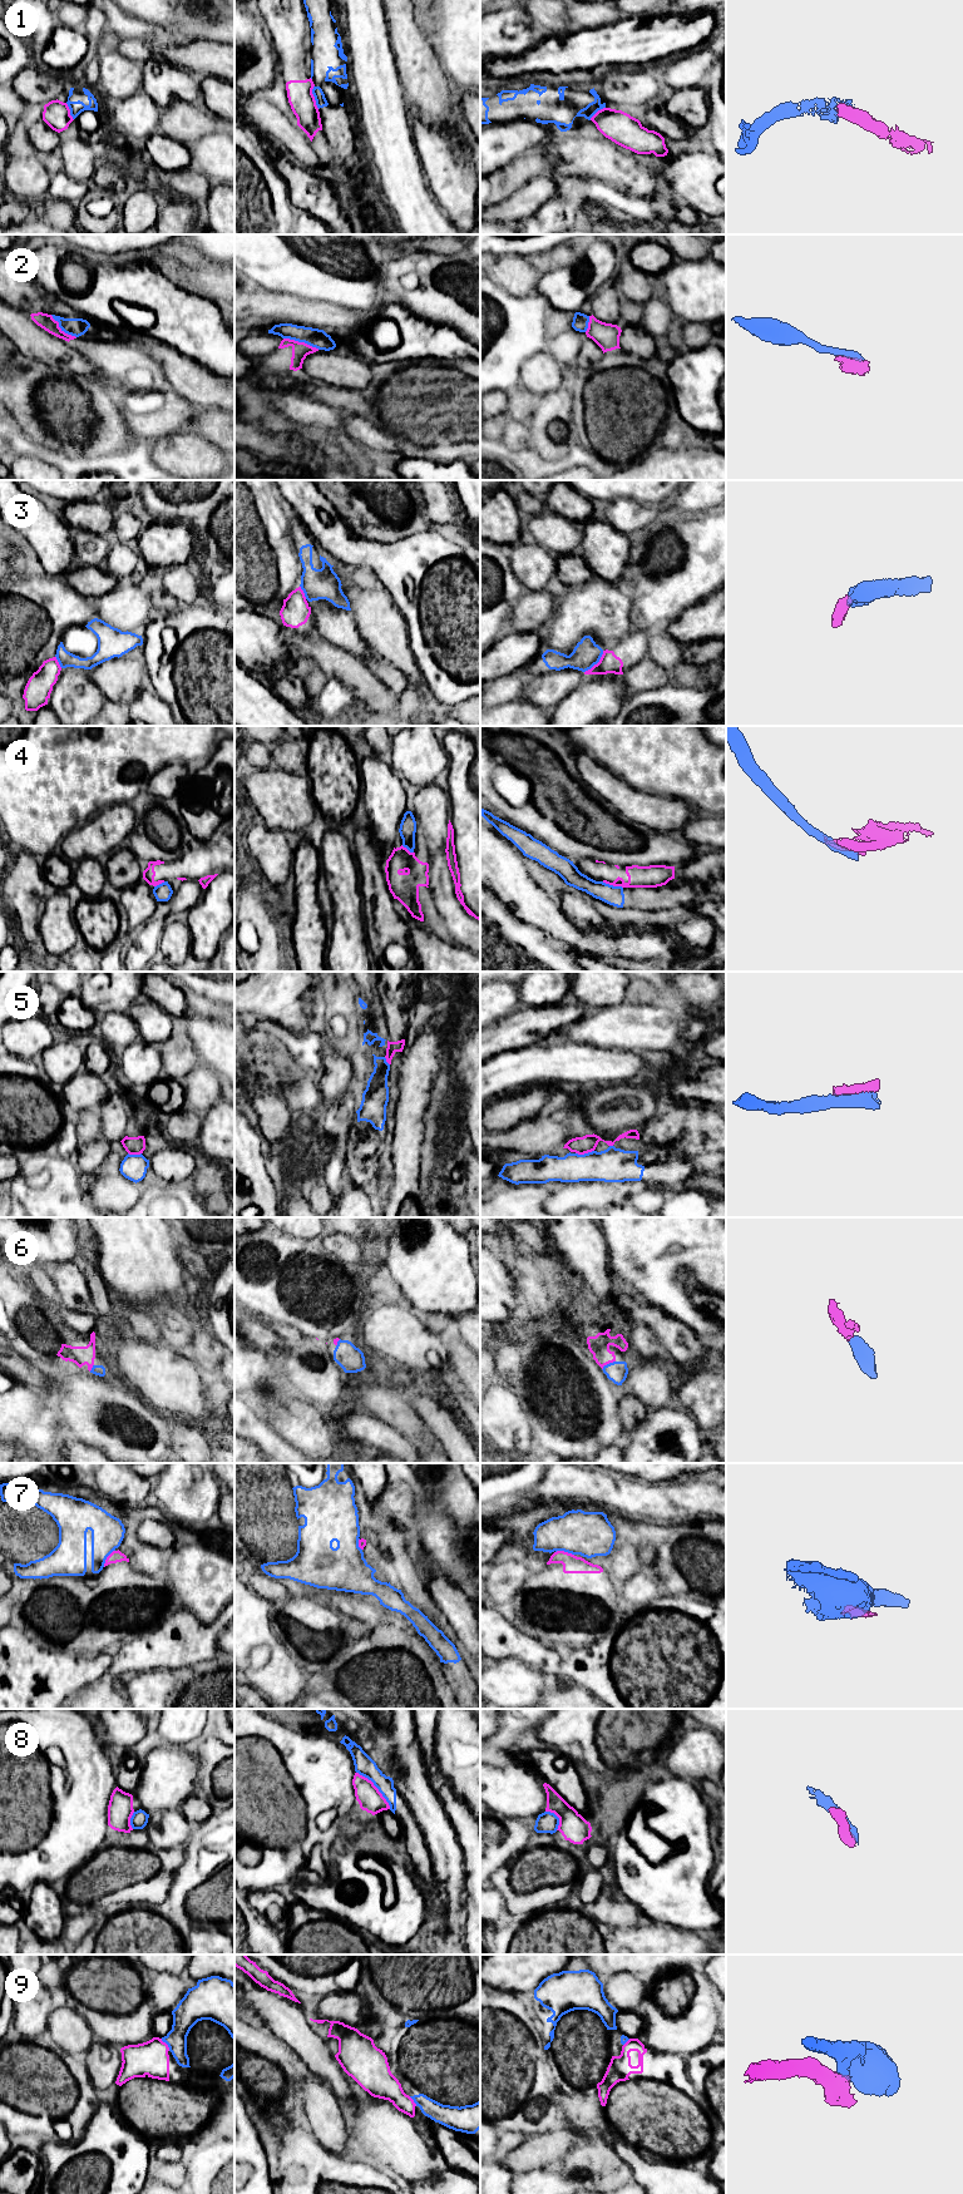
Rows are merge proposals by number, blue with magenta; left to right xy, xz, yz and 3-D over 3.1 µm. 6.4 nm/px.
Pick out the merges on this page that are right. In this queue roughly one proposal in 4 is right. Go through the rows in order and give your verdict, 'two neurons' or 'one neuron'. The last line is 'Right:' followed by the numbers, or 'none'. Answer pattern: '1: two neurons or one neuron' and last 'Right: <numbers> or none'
1: two neurons
2: two neurons
3: two neurons
4: two neurons
5: two neurons
6: one neuron
7: two neurons
8: two neurons
9: two neurons
Right: 6

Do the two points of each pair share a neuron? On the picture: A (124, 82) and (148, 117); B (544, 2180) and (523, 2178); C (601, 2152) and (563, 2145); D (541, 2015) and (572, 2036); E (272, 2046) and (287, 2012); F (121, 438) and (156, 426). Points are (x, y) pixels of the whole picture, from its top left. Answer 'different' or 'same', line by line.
A: different
B: same
C: different
D: same
E: different
F: different

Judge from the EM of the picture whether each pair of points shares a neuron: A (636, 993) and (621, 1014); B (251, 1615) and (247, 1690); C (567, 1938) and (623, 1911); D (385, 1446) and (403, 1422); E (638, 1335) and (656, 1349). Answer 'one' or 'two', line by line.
A: one
B: two
C: two
D: two
E: one

